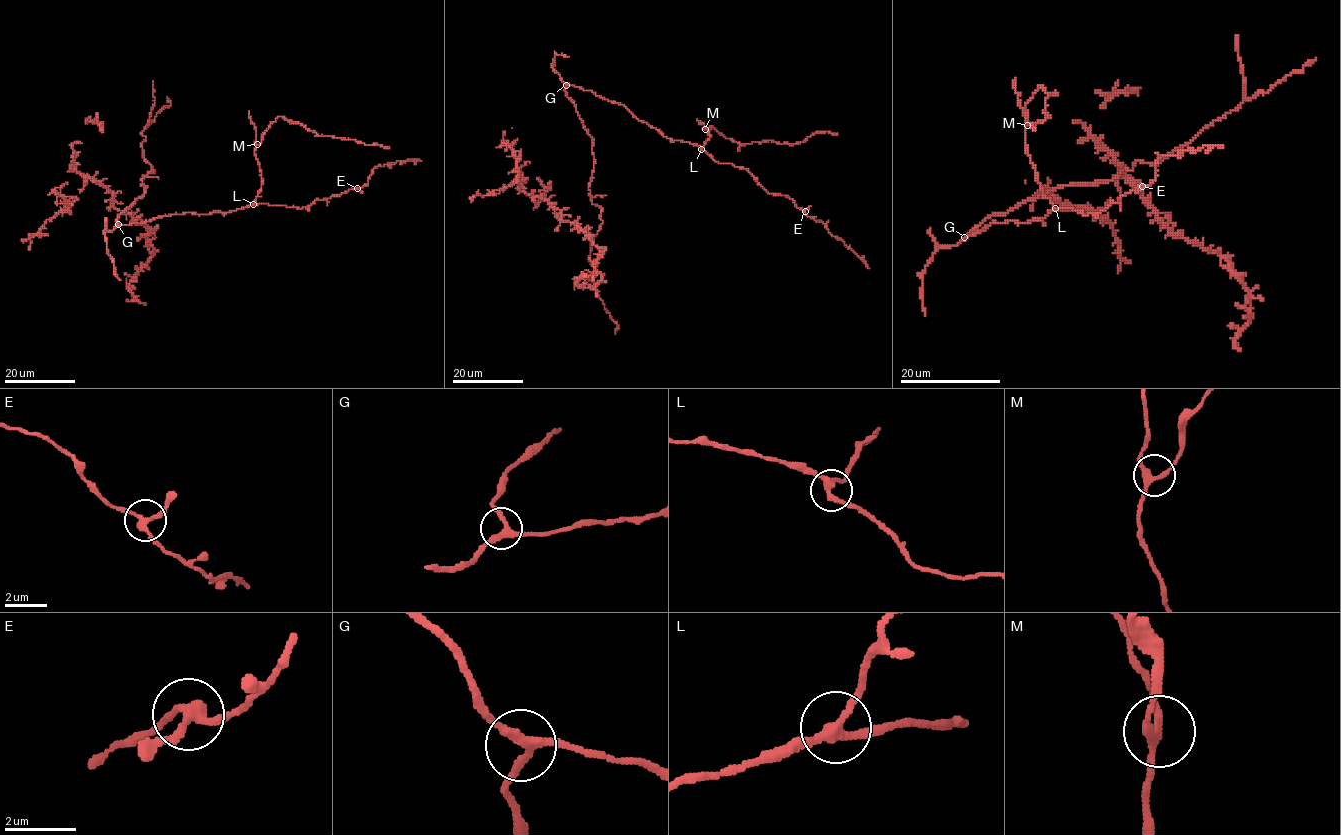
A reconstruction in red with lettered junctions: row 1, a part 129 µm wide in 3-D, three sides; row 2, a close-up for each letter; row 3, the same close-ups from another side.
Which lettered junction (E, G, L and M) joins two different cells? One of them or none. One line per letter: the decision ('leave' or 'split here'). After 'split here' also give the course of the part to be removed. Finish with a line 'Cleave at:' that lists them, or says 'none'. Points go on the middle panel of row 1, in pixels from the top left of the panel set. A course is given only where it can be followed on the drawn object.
E: leave
G: leave
L: leave
M: leave
Cleave at: none

